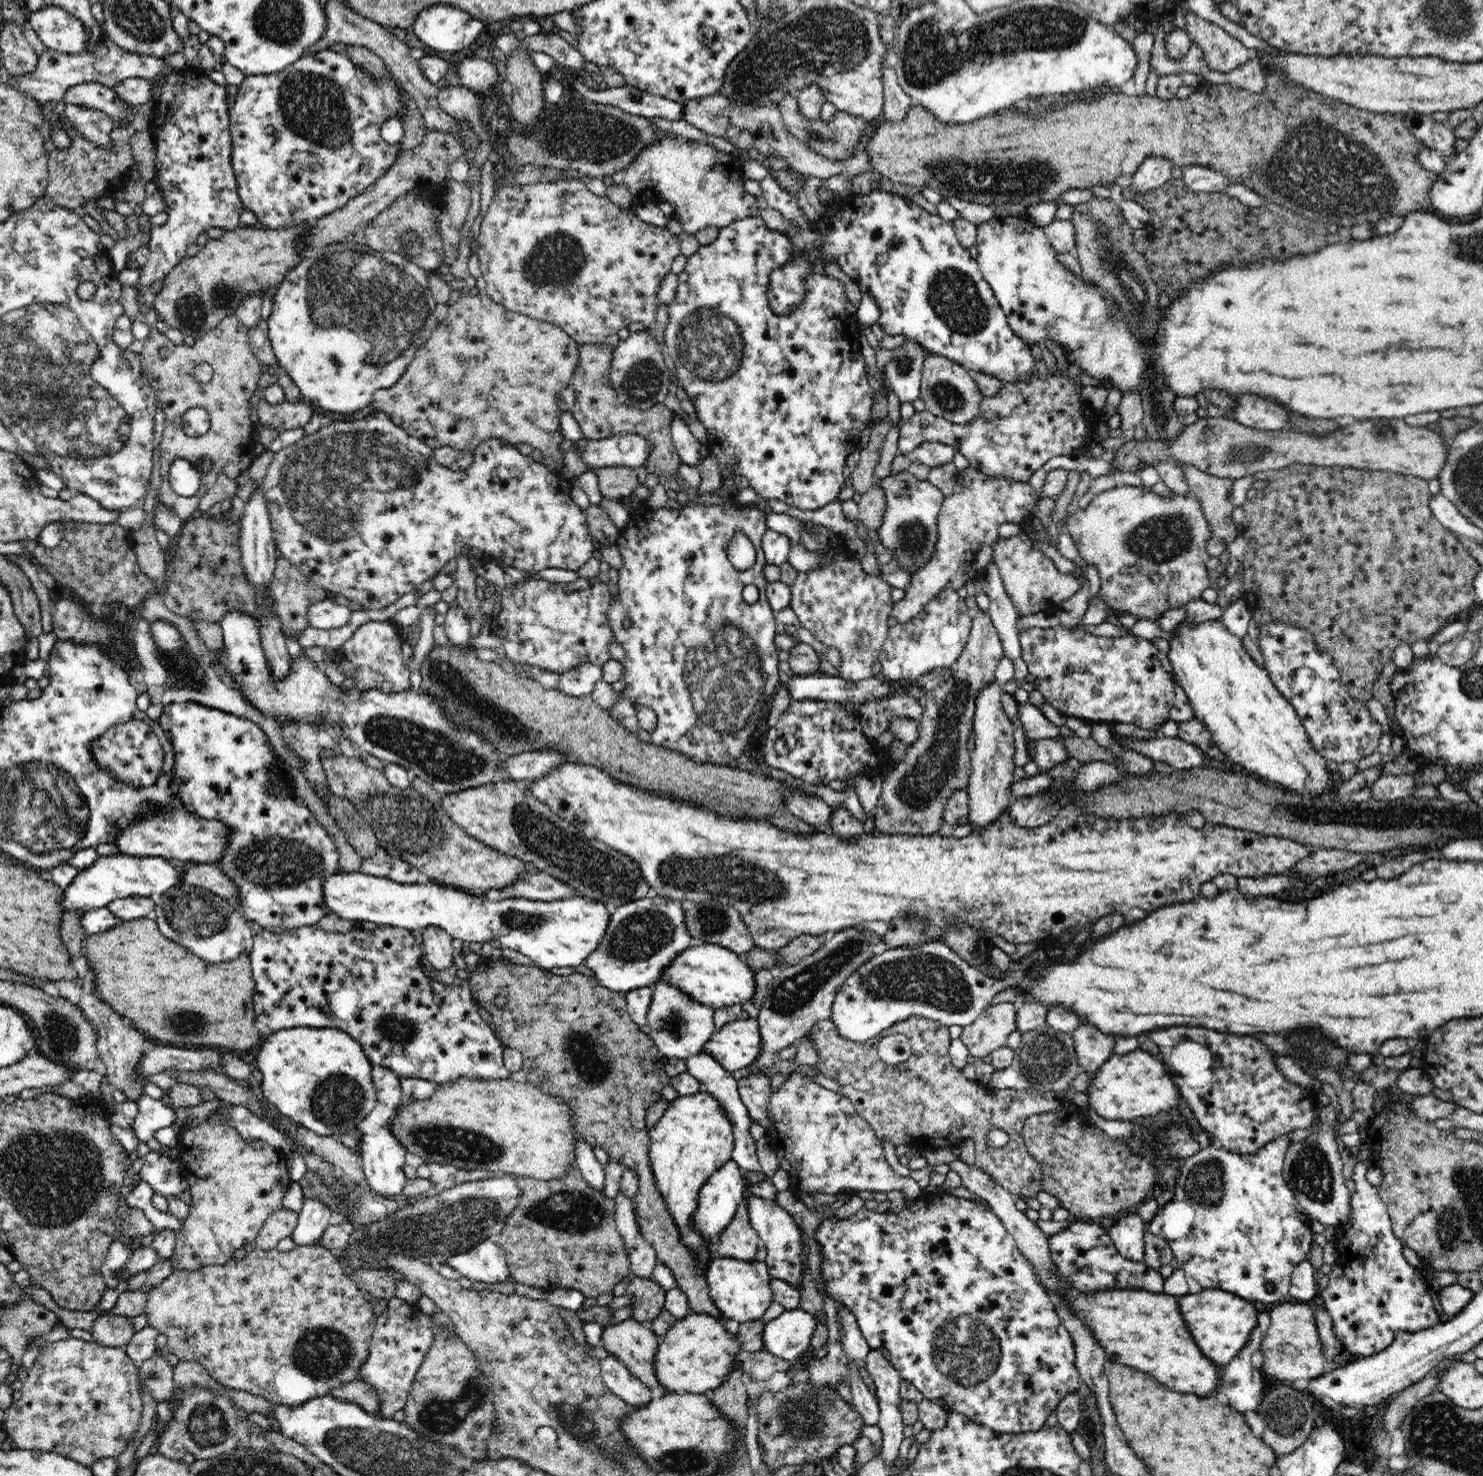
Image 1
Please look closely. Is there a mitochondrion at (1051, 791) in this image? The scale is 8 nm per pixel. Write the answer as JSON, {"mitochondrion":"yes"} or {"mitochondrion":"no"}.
{"mitochondrion":"no"}

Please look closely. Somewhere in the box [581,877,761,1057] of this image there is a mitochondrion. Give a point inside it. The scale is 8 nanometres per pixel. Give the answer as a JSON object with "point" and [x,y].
{"point":[642,935]}

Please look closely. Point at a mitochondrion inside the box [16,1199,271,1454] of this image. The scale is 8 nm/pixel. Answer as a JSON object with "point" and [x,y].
{"point":[207,1425]}

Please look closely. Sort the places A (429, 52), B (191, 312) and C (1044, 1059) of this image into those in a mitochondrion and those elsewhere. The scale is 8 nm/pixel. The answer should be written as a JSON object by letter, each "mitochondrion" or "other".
{"A":"other","B":"mitochondrion","C":"mitochondrion"}

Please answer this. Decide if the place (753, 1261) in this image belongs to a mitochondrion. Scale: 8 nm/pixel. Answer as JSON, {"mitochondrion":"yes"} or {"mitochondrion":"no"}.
{"mitochondrion":"no"}

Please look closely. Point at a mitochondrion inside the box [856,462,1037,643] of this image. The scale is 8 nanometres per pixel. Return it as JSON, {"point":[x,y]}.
{"point":[911,536]}

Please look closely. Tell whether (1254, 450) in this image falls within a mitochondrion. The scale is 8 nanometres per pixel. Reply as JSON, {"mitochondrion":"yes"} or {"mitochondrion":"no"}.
{"mitochondrion":"yes"}

